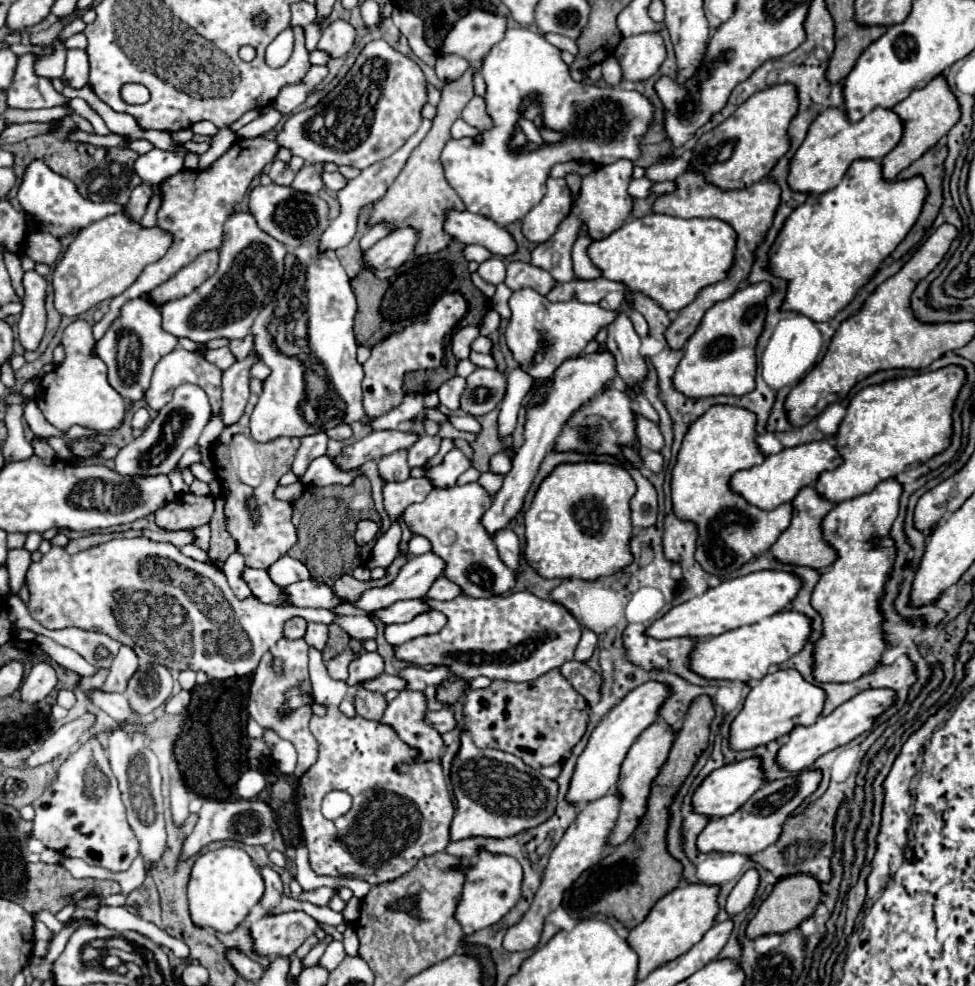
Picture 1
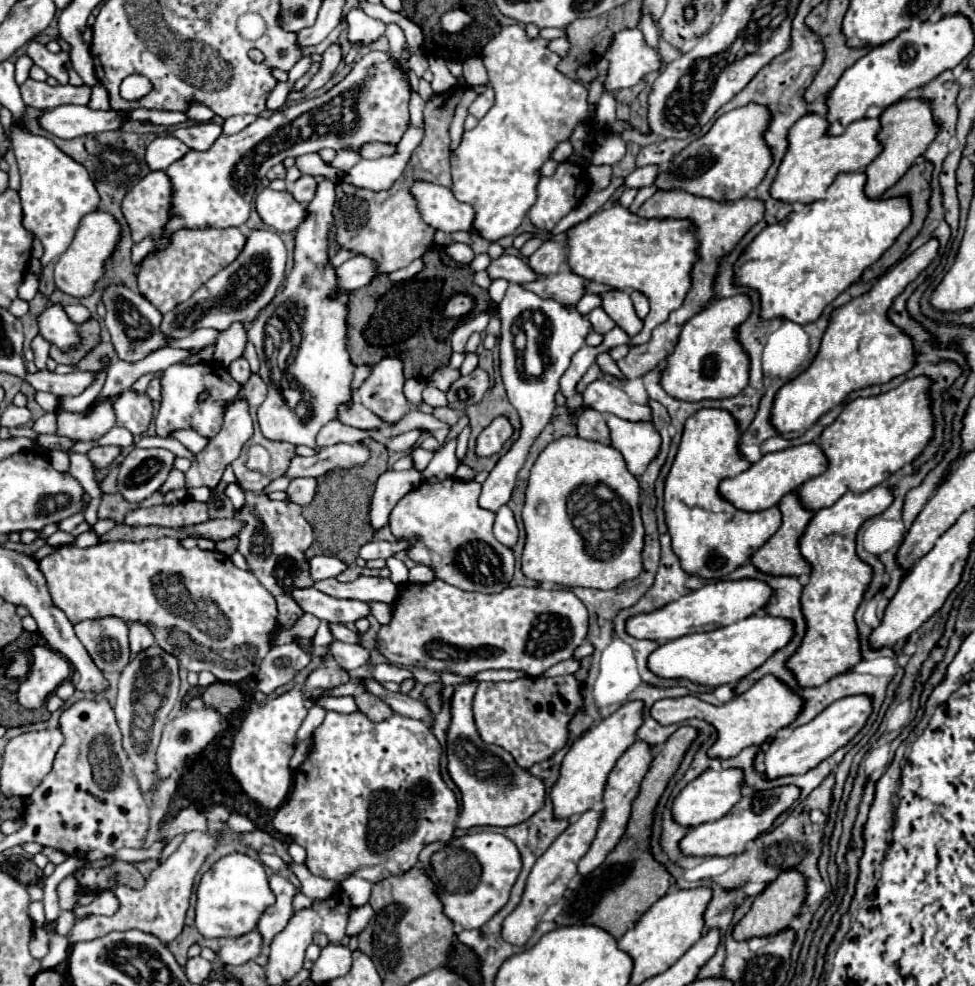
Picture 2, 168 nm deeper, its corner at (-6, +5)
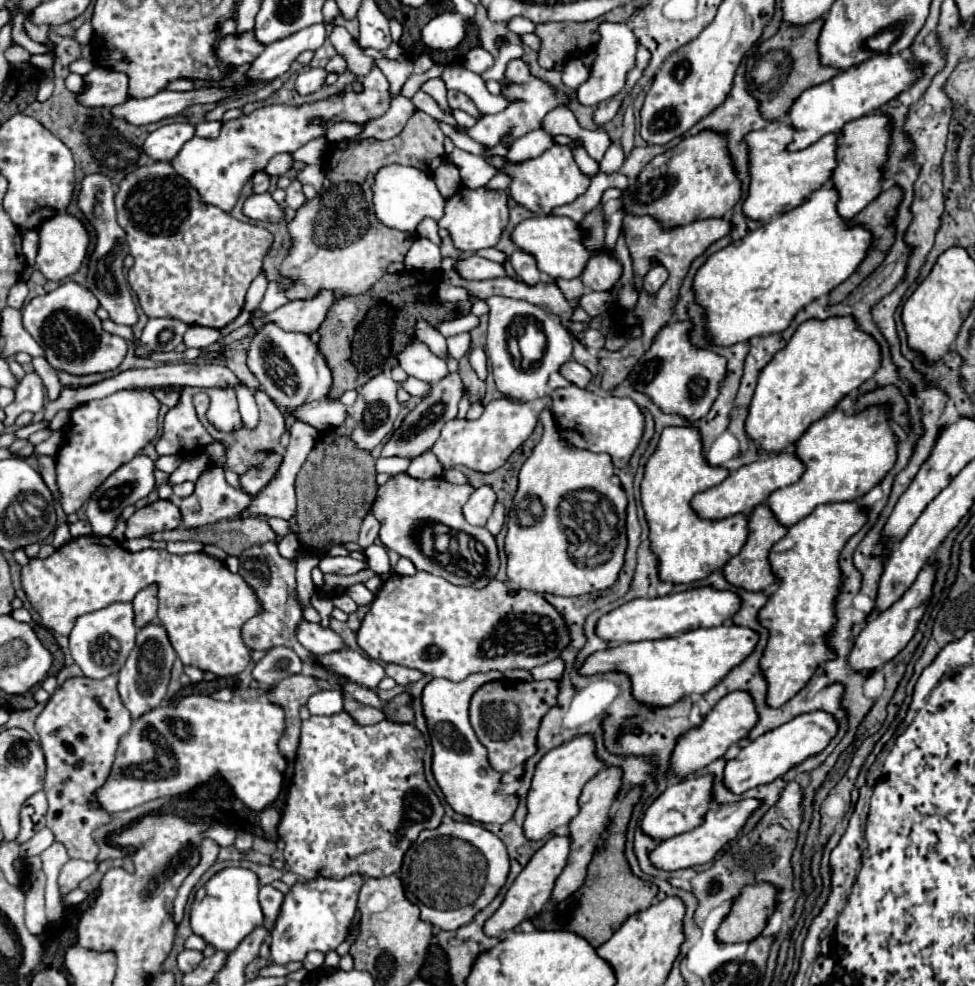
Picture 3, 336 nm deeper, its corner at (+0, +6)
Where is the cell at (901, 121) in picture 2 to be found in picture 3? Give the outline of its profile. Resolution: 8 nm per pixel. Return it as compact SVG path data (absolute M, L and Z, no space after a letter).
M867 114L859 120L845 124L837 138L837 166L831 174L831 186L837 190L837 214L843 220L851 220L859 214L871 200L881 192L881 166L887 160L889 146L889 116L883 114Z

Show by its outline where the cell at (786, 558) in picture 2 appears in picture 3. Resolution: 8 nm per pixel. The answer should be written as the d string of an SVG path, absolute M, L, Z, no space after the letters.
M763 504L763 506L759 506L759 508L753 512L753 516L751 516L751 520L749 520L749 532L751 532L751 534L747 536L747 542L745 542L745 546L741 548L741 552L739 552L737 556L733 556L733 558L725 564L723 576L725 576L725 580L727 580L731 586L737 586L737 588L743 588L743 590L749 590L749 592L769 592L769 590L773 590L773 586L775 586L777 580L773 578L773 572L771 572L767 554L769 554L771 546L787 534L787 528L783 528L783 526L775 520L775 516L773 516L771 510L767 508L767 504Z

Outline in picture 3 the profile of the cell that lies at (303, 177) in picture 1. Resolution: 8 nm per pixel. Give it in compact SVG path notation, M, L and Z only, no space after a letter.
M293 180L285 192L287 192L287 200L285 200L285 202L287 202L289 208L297 210L297 208L305 202L305 196L303 196L303 190L301 190L301 184L299 184L297 180Z

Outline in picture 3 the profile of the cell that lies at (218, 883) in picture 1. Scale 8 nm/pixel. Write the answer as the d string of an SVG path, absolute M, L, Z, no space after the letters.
M225 868L217 872L195 894L191 906L191 928L207 944L223 952L233 952L247 934L263 924L263 910L257 900L259 882L255 872L247 868Z

